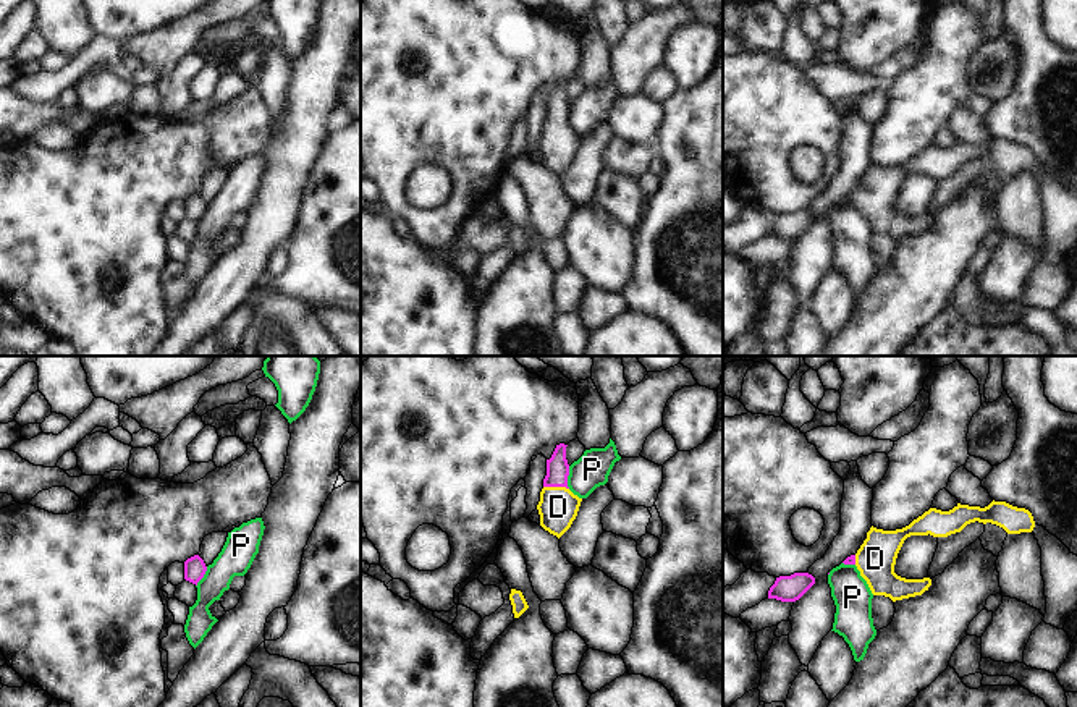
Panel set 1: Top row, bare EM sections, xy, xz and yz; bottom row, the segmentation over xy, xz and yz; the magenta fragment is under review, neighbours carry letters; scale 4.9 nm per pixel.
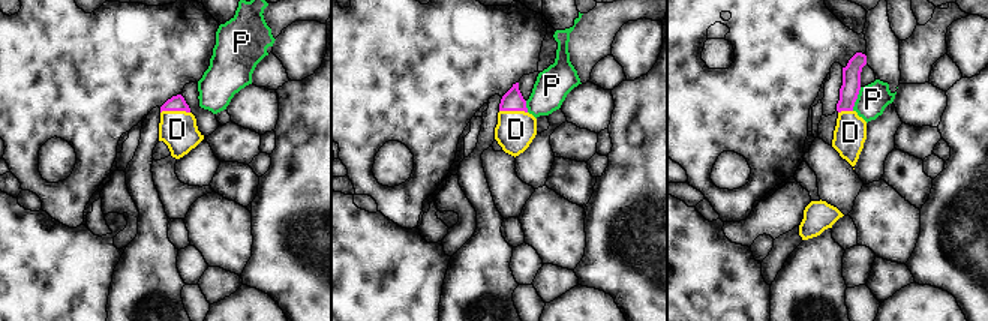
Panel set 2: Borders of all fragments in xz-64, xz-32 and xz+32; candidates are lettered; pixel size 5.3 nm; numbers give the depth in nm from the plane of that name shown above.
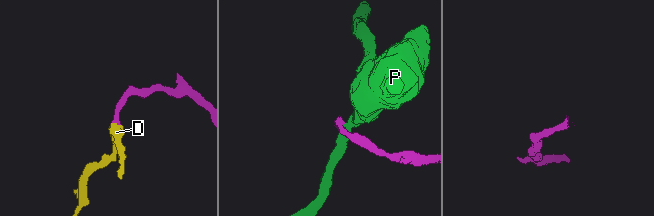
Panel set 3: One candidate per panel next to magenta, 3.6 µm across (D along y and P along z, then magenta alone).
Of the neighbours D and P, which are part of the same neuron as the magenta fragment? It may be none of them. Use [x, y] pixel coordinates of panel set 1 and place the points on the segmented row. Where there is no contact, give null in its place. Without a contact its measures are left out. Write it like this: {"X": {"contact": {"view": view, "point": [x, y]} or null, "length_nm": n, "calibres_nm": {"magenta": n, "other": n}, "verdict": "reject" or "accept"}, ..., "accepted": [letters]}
{"D": {"contact": {"view": "xz", "point": [557, 486]}, "length_nm": 130, "calibres_nm": {"magenta": 110, "other": 200}, "verdict": "accept"}, "P": {"contact": {"view": "xz", "point": [566, 478]}, "length_nm": 110, "calibres_nm": {"magenta": 110, "other": 170}, "verdict": "reject"}, "accepted": ["D"]}

